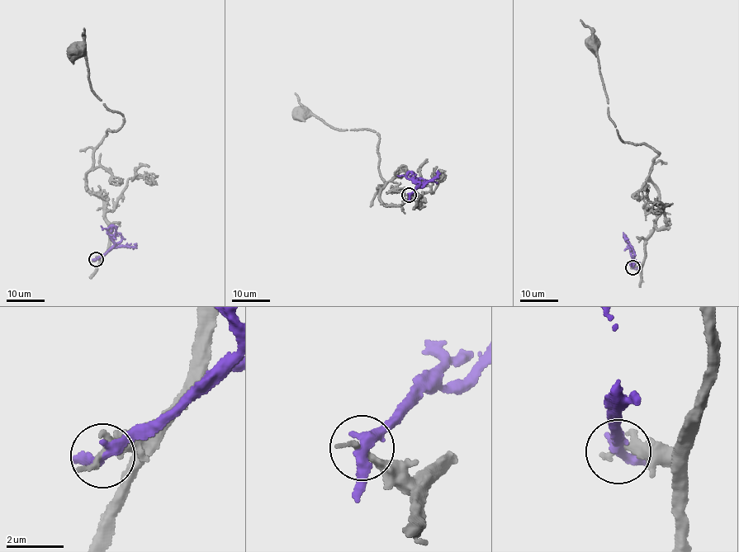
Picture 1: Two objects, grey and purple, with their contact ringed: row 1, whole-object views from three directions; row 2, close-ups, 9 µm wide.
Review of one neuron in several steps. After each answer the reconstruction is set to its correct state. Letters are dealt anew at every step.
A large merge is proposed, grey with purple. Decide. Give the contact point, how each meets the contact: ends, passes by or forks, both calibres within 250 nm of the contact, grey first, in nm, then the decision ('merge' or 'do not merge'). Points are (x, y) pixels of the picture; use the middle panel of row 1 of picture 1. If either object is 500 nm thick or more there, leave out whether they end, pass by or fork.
(409, 195) | grey ends | purple passes by | 320/360 nm | do not merge

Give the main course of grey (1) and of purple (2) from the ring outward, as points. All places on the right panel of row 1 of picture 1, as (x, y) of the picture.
1: (632, 267), (644, 262), (646, 240), (660, 212), (650, 176), (658, 153), (620, 139), (609, 119), (593, 44)
2: (632, 267), (632, 250), (624, 237), (628, 243)

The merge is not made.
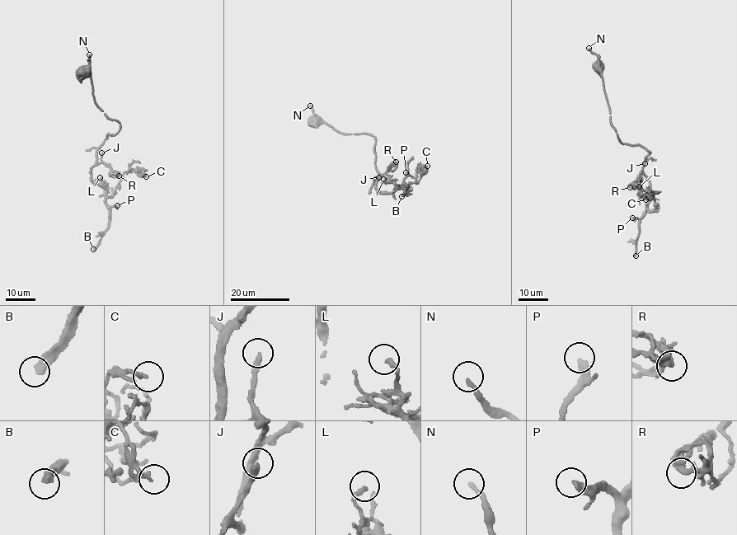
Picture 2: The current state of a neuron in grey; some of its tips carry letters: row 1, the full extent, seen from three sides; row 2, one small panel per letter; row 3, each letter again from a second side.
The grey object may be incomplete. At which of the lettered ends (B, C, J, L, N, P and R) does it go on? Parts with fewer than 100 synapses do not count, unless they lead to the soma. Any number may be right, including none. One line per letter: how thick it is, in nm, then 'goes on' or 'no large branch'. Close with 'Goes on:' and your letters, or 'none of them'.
B: 360 nm thick; goes on
C: 180 nm thick; no large branch
J: 200 nm thick; no large branch
L: 190 nm thick; no large branch
N: 200 nm thick; no large branch
P: 300 nm thick; no large branch
R: 180 nm thick; no large branch
Goes on: B

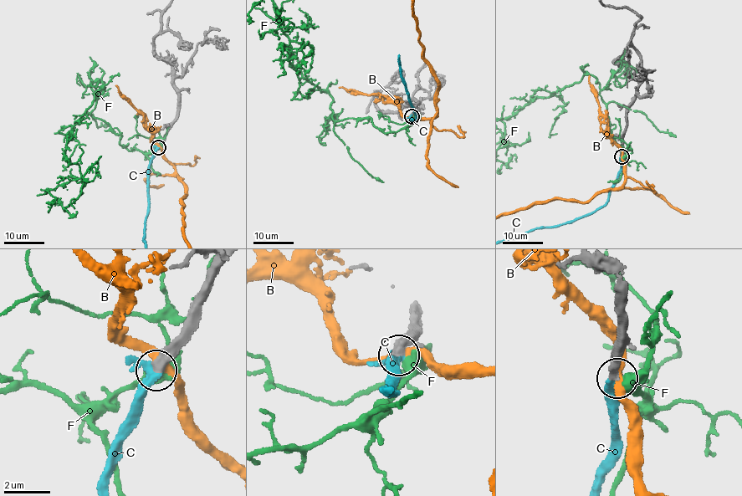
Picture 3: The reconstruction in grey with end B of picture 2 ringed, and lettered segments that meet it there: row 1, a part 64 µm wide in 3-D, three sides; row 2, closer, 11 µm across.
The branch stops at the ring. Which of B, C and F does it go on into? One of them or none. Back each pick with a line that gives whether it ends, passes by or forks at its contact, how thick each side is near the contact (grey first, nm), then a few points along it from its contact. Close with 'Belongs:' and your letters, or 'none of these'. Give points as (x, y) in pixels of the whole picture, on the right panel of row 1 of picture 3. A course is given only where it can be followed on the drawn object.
C: it passes by; 400 nm thick on the grey side, 360 nm on the other
Belongs: C

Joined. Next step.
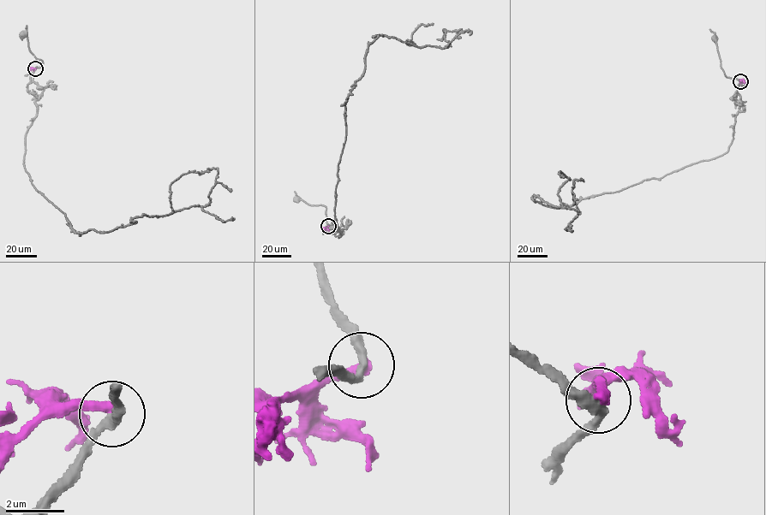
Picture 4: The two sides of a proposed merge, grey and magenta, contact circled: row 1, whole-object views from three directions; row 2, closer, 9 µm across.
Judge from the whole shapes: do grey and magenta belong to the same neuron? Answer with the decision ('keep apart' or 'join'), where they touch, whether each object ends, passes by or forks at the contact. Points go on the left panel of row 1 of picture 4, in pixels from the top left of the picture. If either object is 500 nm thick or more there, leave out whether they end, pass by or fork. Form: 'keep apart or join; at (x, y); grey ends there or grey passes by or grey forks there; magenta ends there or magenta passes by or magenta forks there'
keep apart; at (35, 68); grey passes by; magenta ends there

